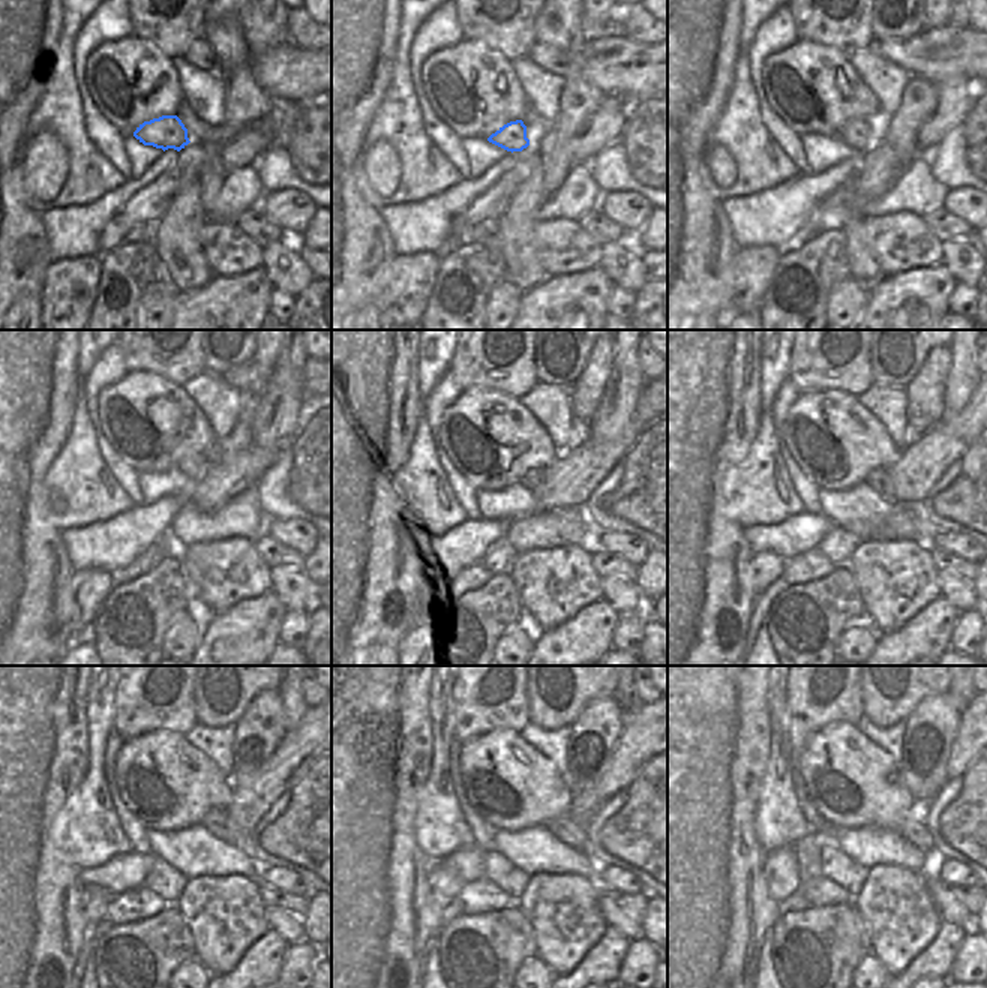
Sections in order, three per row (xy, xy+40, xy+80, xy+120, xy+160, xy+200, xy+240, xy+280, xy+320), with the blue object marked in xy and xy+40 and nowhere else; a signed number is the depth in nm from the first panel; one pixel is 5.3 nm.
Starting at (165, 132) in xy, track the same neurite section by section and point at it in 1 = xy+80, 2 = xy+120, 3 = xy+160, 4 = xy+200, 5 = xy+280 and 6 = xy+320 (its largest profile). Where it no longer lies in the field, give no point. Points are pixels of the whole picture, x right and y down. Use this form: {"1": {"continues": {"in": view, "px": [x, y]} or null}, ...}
{"1": {"continues": {"in": "xy+80", "px": [860, 134]}}, "2": {"continues": {"in": "xy+120", "px": [195, 468]}}, "3": {"continues": {"in": "xy+160", "px": [537, 477]}}, "4": {"continues": {"in": "xy+200", "px": [879, 480]}}, "5": {"continues": {"in": "xy+280", "px": [567, 829]}}, "6": {"continues": {"in": "xy+320", "px": [914, 829]}}}

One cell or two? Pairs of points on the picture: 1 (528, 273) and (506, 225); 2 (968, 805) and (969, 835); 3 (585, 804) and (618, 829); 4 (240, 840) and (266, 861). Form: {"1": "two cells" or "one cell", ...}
{"1": "one cell", "2": "one cell", "3": "two cells", "4": "two cells"}

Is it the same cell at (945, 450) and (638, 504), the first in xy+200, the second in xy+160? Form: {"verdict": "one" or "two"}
{"verdict": "two"}

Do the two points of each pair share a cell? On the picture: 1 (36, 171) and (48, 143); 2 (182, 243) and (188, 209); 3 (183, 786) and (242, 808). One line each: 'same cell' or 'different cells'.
1: same cell
2: same cell
3: different cells

